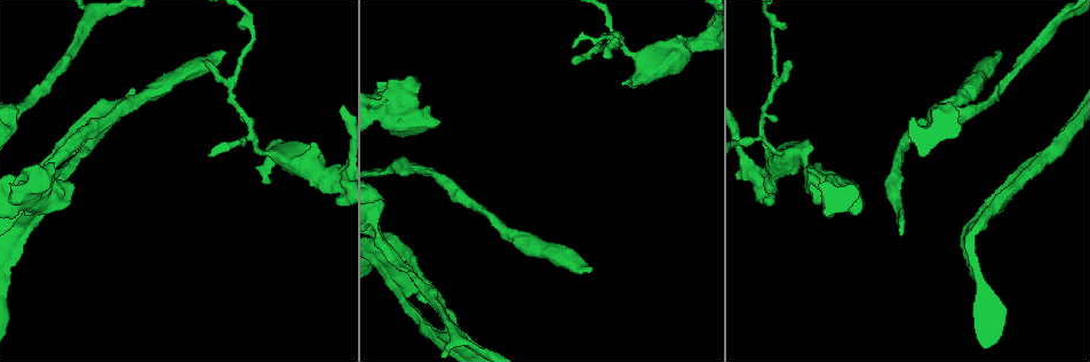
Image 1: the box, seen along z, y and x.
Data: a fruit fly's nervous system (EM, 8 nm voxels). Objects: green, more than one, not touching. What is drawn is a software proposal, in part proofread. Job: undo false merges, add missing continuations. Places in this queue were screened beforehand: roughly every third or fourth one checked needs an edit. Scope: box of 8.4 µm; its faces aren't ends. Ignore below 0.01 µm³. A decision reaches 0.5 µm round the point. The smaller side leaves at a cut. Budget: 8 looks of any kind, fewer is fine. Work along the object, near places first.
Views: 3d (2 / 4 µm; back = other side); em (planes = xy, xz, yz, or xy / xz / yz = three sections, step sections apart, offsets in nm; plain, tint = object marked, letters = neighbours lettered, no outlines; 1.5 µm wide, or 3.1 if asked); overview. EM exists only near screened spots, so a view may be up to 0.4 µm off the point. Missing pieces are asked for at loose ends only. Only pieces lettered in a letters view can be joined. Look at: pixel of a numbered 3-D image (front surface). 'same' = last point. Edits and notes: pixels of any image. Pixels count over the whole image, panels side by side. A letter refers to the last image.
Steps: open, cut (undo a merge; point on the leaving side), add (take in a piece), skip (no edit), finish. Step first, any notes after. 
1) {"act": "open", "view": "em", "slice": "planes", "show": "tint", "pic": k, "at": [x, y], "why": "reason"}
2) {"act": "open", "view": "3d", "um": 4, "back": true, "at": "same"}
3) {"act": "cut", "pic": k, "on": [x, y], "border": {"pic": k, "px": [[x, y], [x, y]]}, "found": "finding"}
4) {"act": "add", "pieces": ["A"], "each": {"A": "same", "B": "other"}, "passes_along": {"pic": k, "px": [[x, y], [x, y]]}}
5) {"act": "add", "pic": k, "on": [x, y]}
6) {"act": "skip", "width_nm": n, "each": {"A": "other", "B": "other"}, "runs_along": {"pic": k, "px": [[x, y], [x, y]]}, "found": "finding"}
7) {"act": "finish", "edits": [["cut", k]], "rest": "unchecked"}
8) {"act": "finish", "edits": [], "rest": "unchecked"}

{"act": "open", "view": "em", "slice": "xy", "step": 4, "show": "tint", "pic": 1, "at": [573, 62], "why": "branch stops here"}

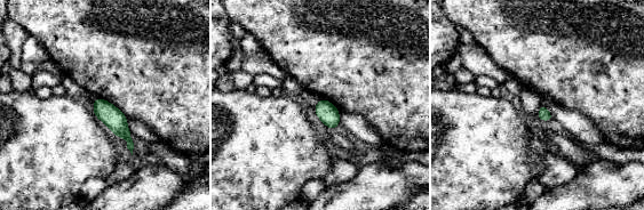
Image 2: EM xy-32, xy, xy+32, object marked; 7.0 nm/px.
{"act": "open", "view": "em", "slice": "planes", "show": "letters", "at": "same", "why": "another direction"}

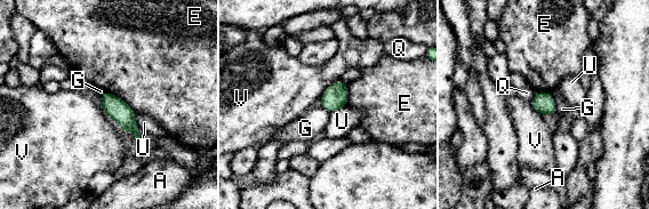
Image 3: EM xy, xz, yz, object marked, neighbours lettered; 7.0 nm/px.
{"act": "skip", "each": {"A": "other", "E": "other", "G": "other", "Q": "other", "U": "other", "V": "other"}, "runs_along": {"pic": 3, "px": [[106, 95], [134, 129], [138, 141]]}, "found": "no lettered piece goes on from it"}

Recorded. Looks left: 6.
{"act": "open", "view": "3d", "um": 4, "pic": 1, "at": [269, 179], "why": "branch stops here"}

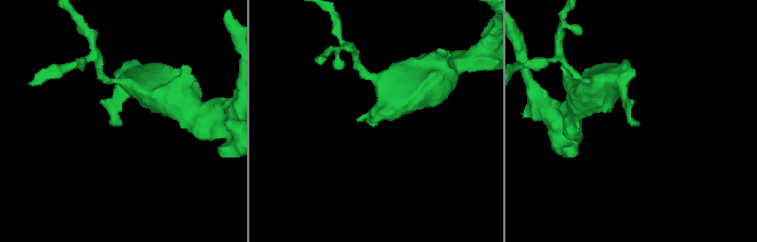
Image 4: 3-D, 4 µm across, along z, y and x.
{"act": "open", "view": "em", "slice": "yz", "step": 4, "show": "tint", "pic": 4, "at": [120, 122]}

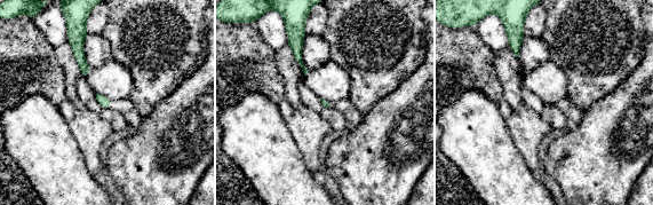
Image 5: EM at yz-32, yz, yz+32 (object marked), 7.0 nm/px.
{"act": "open", "view": "em", "slice": "planes", "show": "letters", "at": "same", "why": "another direction"}

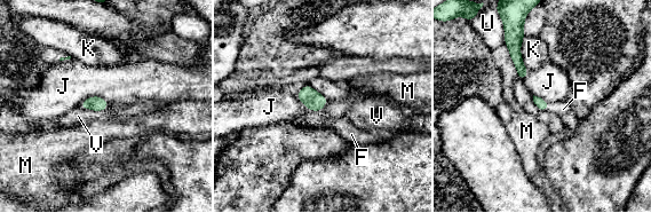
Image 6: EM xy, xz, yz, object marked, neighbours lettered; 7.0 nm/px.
{"act": "add", "pieces": ["F"], "longest_contact_nm": ["K", 240], "each": {"F": "same", "J": "other", "K": "other", "M": "other", "U": "other", "V": "other"}, "passes_along": {"pic": 6, "px": [[311, 99], [315, 111], [344, 128]]}, "found": "it goes on there"}

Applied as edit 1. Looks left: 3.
{"act": "open", "view": "em", "slice": "xy", "step": 8, "show": "tint", "pic": 1, "at": [593, 268]}

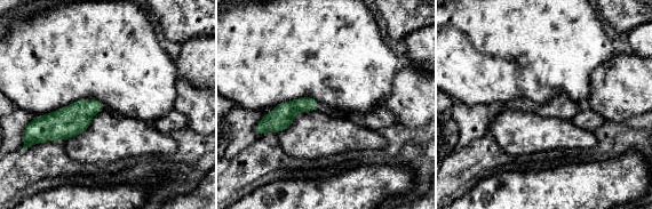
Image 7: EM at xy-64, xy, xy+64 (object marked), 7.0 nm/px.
{"act": "open", "view": "em", "slice": "planes", "show": "letters", "at": "same", "why": "cut it another way"}

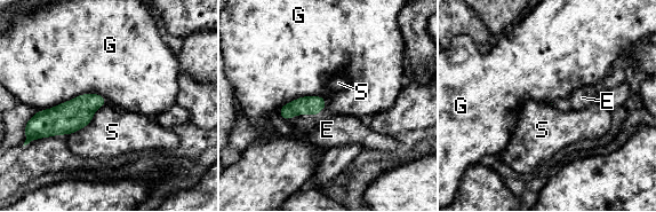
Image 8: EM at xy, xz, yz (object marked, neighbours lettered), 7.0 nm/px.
{"act": "add", "pieces": ["E"], "each": {"E": "same", "G": "other", "S": "other"}, "passes_along": {"pic": 8, "px": [[308, 104], [319, 110], [327, 130]]}, "found": "it goes on there"}

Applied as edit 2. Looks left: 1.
{"act": "finish", "edits": [["add", 6], ["add", 8]], "rest": "unchecked"}

